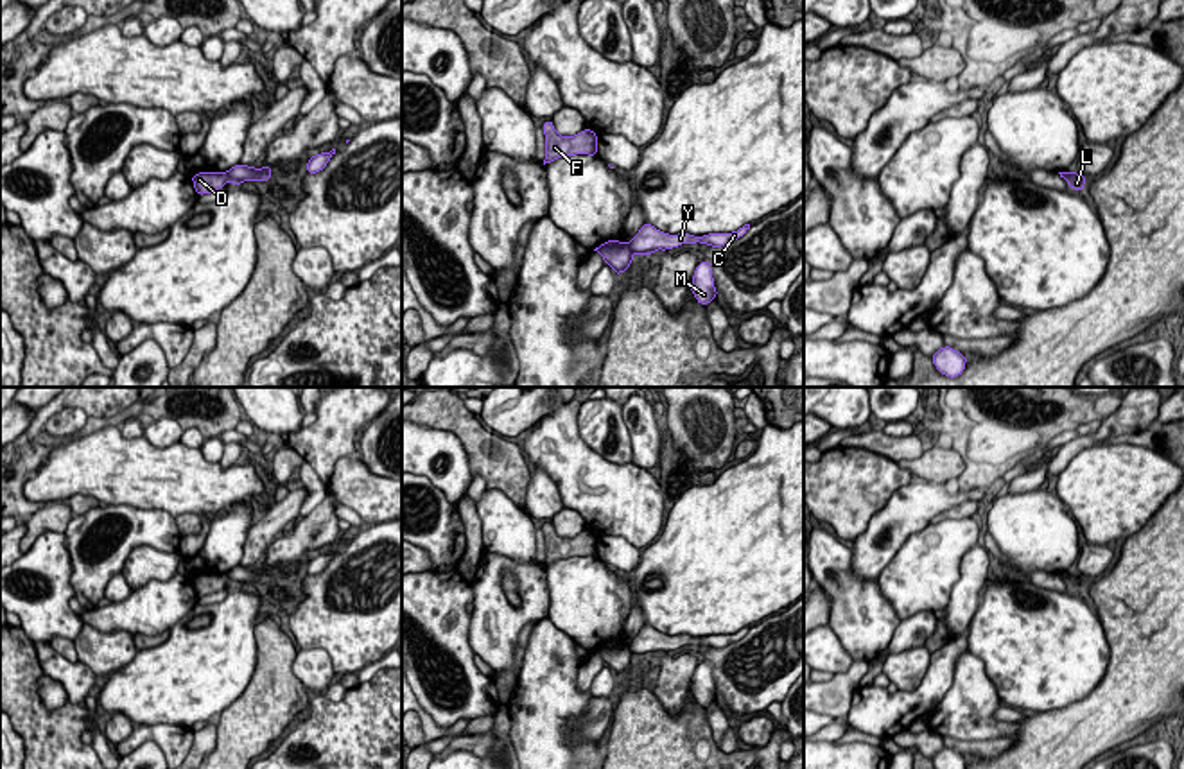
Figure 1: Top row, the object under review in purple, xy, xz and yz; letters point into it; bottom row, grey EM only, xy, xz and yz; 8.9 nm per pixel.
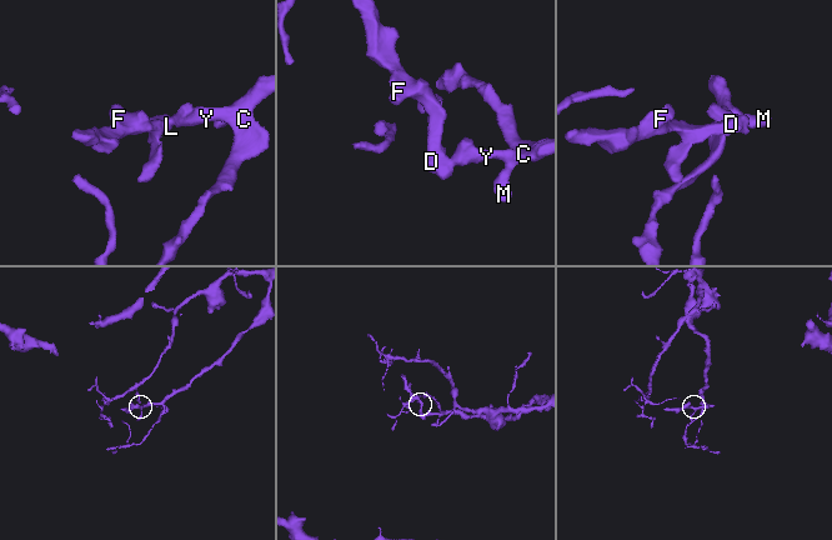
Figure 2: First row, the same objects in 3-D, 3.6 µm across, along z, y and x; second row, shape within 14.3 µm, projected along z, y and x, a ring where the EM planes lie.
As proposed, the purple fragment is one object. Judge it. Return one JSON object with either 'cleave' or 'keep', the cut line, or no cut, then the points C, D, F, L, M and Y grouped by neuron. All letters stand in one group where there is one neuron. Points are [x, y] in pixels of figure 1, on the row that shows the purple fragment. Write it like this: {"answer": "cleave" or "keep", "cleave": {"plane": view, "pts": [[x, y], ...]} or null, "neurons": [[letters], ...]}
{"answer": "cleave", "cleave": {"plane": "xy", "pts": [[226, 172], [230, 180]]}, "neurons": [["C", "M", "Y"], ["D", "F", "L"]]}

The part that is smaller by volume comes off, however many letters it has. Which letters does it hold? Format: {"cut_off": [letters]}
{"cut_off": ["D", "F", "L"]}

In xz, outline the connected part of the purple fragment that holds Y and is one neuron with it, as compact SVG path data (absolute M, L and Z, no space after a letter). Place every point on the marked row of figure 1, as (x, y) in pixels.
M644 222L642 228L639 229L639 233L631 238L631 242L628 246L630 246L631 253L637 253L642 256L651 255L657 249L667 251L667 249L675 249L682 244L696 244L696 242L707 244L712 247L723 247L737 238L741 238L748 229L750 229L750 224L744 224L737 231L732 231L732 233L709 233L703 237L694 237L689 233L669 235L669 233L657 229L649 222Z

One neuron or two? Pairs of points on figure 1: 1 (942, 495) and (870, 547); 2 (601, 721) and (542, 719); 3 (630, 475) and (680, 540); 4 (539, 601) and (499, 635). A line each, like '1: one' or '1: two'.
1: one
2: two
3: two
4: one

